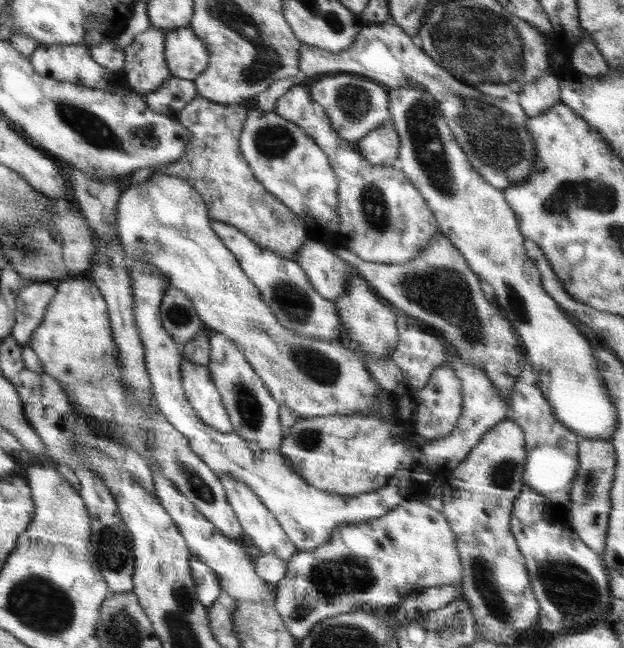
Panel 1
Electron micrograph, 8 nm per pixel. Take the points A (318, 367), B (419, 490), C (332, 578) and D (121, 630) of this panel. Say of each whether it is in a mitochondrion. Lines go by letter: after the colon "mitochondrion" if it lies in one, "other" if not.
A: mitochondrion
B: other
C: mitochondrion
D: mitochondrion

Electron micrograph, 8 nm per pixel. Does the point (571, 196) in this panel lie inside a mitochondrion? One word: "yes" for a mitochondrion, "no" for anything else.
yes

